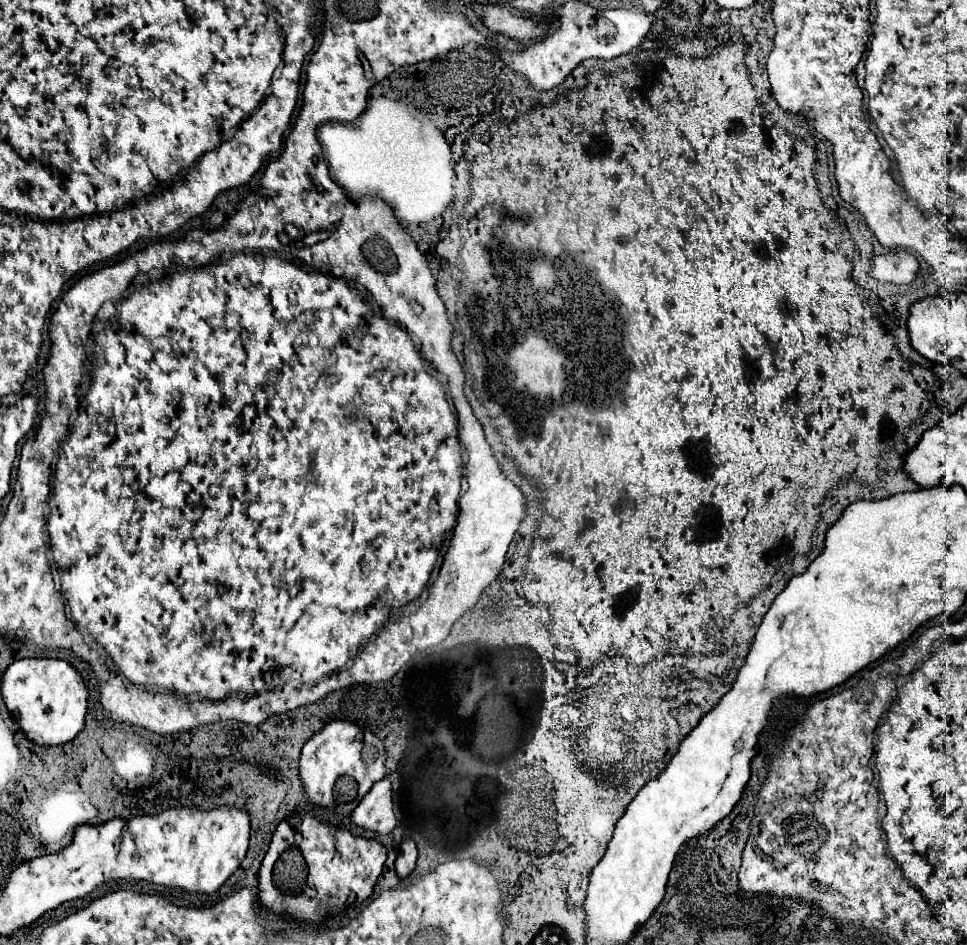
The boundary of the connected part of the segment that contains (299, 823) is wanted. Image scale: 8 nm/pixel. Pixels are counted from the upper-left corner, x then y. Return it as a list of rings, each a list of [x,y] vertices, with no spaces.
[[[295,813],[293,817],[277,825],[269,851],[261,863],[259,885],[257,885],[259,903],[261,907],[271,909],[273,913],[283,915],[287,919],[297,919],[301,923],[321,923],[329,915],[341,913],[349,903],[359,905],[361,901],[365,901],[373,893],[373,887],[383,871],[385,859],[387,859],[387,849],[381,843],[355,837],[349,831],[327,825],[313,815]]]

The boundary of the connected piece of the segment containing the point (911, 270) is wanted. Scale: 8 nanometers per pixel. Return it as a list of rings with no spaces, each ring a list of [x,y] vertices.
[[[891,251],[877,255],[871,265],[871,275],[887,283],[911,283],[919,271],[919,263],[909,251]]]

